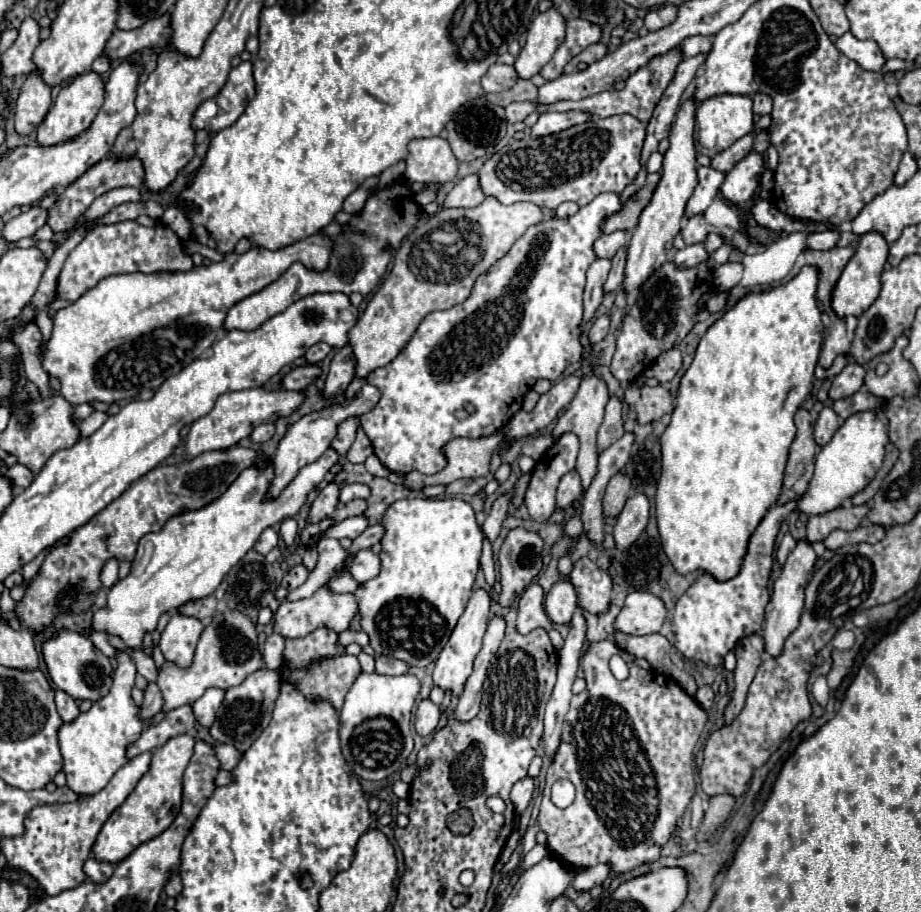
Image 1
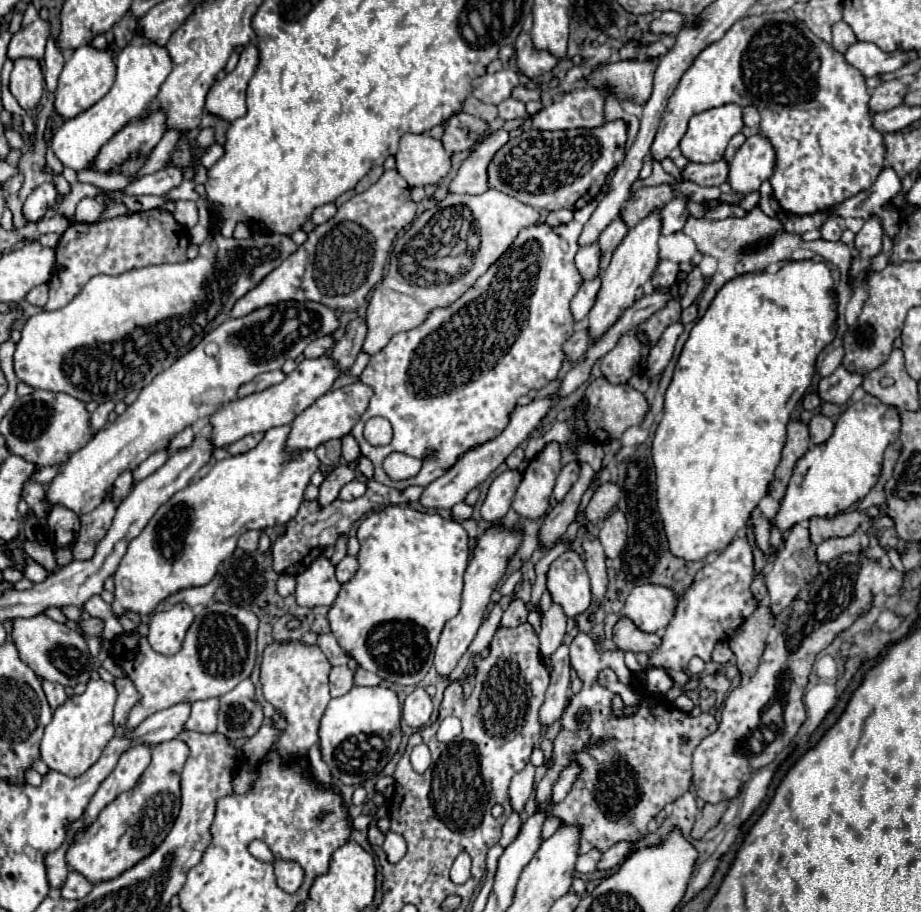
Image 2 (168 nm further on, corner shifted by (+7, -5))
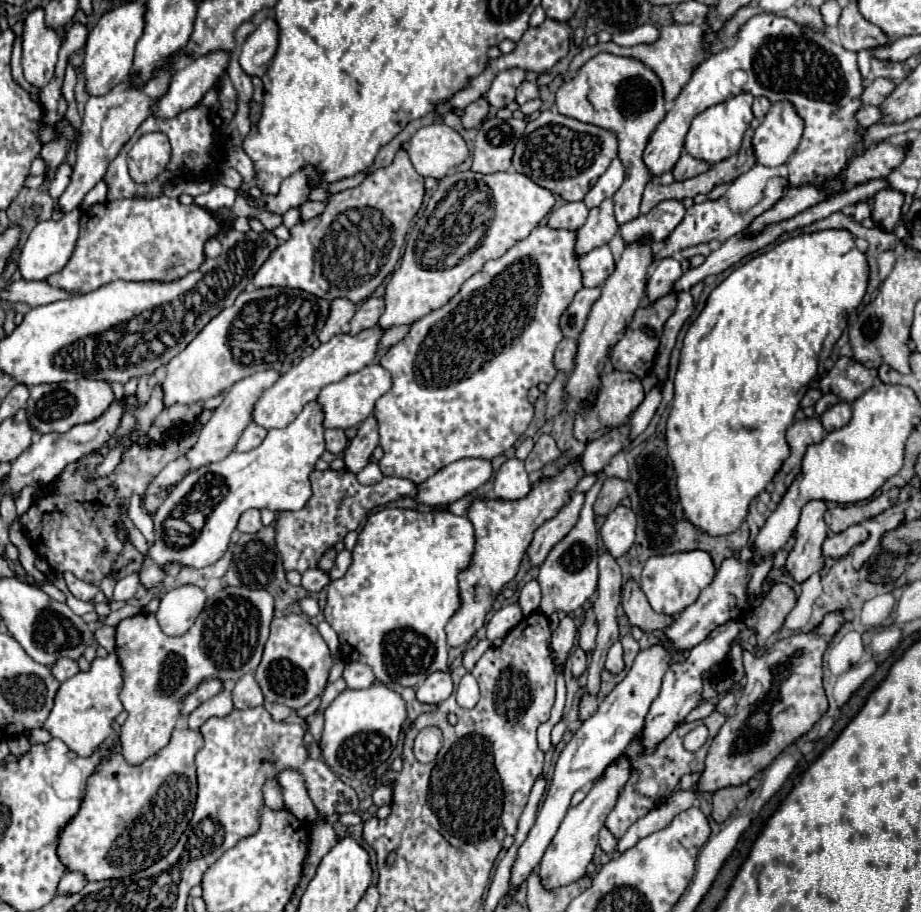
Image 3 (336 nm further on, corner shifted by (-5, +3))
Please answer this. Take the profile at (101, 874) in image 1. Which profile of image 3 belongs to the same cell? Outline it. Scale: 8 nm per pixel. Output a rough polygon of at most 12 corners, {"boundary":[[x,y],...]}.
{"boundary":[[66,872],[58,882],[58,894],[70,896],[84,888],[86,880],[78,872]]}

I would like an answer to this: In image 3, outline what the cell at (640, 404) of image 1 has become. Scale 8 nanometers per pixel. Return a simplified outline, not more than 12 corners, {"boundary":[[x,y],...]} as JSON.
{"boundary":[[628,372],[602,374],[592,408],[580,408],[574,438],[588,444],[630,420],[644,400]]}

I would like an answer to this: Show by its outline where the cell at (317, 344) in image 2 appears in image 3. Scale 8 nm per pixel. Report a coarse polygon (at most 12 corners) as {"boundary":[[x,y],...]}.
{"boundary":[[338,298],[330,302],[330,316],[318,340],[348,332],[356,304]]}

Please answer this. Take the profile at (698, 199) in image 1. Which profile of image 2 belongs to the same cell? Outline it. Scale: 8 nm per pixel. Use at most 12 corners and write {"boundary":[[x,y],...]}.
{"boundary":[[684,196],[662,208],[662,234],[680,232],[690,216]]}

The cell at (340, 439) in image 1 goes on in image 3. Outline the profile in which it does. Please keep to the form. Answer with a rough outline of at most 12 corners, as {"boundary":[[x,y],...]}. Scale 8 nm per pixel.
{"boundary":[[344,430],[324,432],[326,450],[340,454],[348,444]]}

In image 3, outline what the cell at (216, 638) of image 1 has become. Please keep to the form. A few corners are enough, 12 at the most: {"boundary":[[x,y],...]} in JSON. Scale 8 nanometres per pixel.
{"boundary":[[226,586],[182,636],[116,626],[128,764],[168,744],[184,696],[258,668],[274,602]]}

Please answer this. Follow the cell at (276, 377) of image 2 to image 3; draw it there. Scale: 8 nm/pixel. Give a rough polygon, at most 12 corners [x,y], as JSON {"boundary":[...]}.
{"boundary":[[276,370],[242,378],[226,392],[198,442],[156,476],[148,492],[234,450]]}

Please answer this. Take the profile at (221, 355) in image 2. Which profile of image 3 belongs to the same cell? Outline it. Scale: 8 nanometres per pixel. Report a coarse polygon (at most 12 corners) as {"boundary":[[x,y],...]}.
{"boundary":[[240,292],[170,364],[166,406],[280,370],[316,342],[328,300]]}

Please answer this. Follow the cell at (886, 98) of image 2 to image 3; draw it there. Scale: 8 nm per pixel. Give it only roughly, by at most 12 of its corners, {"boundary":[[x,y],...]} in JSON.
{"boundary":[[886,78],[864,88],[862,106],[880,106],[896,88]]}

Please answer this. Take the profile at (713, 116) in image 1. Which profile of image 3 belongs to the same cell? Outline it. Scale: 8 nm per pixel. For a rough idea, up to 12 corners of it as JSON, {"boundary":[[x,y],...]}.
{"boundary":[[742,92],[692,120],[684,150],[706,164],[734,156],[750,128]]}

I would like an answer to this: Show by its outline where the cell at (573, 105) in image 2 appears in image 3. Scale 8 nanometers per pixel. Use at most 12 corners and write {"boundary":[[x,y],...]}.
{"boundary":[[600,52],[558,88],[564,116],[618,136],[626,178],[612,196],[634,220],[648,136],[666,116],[640,60]]}

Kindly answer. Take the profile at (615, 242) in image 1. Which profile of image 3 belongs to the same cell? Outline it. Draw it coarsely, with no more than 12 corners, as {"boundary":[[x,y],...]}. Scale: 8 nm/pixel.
{"boundary":[[604,244],[580,258],[582,284],[598,288],[614,272],[614,258]]}

